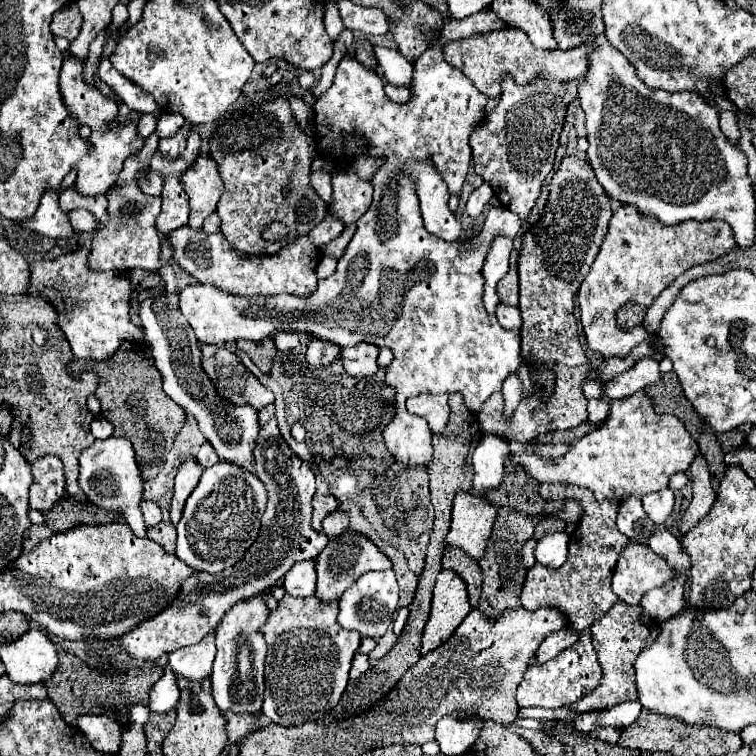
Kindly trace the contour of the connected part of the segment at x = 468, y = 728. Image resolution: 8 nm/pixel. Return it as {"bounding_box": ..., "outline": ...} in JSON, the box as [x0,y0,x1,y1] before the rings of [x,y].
{"bounding_box":[435,715,485,755],"outline":[[[477,715],[443,717],[435,729],[435,741],[443,755],[463,755],[481,735],[485,721]]]}

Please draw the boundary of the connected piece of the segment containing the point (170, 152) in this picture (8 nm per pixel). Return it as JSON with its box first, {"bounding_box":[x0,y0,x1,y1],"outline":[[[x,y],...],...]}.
{"bounding_box":[159,123,189,161],"outline":[[[189,123],[177,133],[177,135],[173,135],[173,137],[169,137],[169,139],[161,139],[159,141],[159,155],[161,157],[167,157],[169,161],[173,161],[175,157],[181,157],[181,153],[185,151],[185,141],[187,141],[187,133],[189,133]]]}

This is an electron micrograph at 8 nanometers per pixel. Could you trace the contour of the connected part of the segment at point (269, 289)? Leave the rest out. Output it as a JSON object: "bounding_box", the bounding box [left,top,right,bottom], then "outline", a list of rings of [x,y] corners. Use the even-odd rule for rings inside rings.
{"bounding_box":[167,225,321,297],"outline":[[[189,225],[175,229],[167,235],[167,241],[173,247],[173,261],[185,269],[189,275],[193,275],[199,283],[211,283],[217,289],[241,295],[241,297],[255,297],[255,295],[277,295],[277,293],[289,293],[297,297],[309,297],[317,289],[317,275],[315,267],[321,259],[321,251],[309,241],[309,237],[299,237],[293,245],[287,245],[277,255],[245,255],[239,253],[223,233],[205,233],[193,231]]]}

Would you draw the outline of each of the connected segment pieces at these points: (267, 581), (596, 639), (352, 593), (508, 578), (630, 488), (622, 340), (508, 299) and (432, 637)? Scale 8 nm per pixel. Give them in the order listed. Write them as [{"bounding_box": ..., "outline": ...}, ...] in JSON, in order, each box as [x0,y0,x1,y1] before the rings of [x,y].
[{"bounding_box":[117,417,329,661],"outline":[[[273,417],[265,427],[261,427],[259,431],[259,437],[257,437],[257,447],[255,447],[255,471],[253,471],[265,485],[267,489],[267,509],[263,513],[263,519],[261,519],[261,531],[259,531],[259,537],[257,541],[247,549],[245,557],[233,565],[233,569],[225,569],[221,573],[215,573],[215,575],[207,575],[207,573],[193,573],[189,579],[185,579],[181,585],[179,585],[179,593],[177,597],[161,611],[157,613],[155,617],[135,625],[131,631],[123,633],[119,639],[117,639],[117,645],[131,657],[131,659],[141,659],[141,661],[157,661],[161,655],[169,655],[173,653],[175,649],[179,647],[185,647],[185,645],[193,645],[197,641],[201,641],[203,637],[211,635],[217,627],[217,621],[223,617],[223,613],[227,609],[231,609],[231,605],[237,601],[237,599],[245,599],[245,597],[253,597],[261,591],[265,591],[269,585],[277,583],[279,579],[285,577],[285,573],[299,561],[311,561],[315,559],[327,545],[329,537],[321,531],[315,531],[311,527],[311,501],[313,501],[313,495],[315,495],[315,473],[311,471],[311,467],[301,461],[299,457],[295,457],[291,453],[291,449],[287,447],[287,443],[283,441],[283,437],[279,435],[279,429],[277,429],[277,419]]]},{"bounding_box":[569,601,659,711],"outline":[[[617,601],[601,619],[597,619],[591,627],[593,633],[593,645],[599,655],[599,663],[603,667],[603,679],[601,685],[585,695],[585,699],[569,705],[575,711],[593,711],[593,709],[605,709],[605,707],[615,707],[623,701],[633,701],[637,699],[637,685],[635,685],[635,661],[639,653],[655,641],[659,635],[659,623],[653,621],[649,615],[643,613],[639,605],[631,607],[623,601]]]},{"bounding_box":[337,571,399,639],"outline":[[[393,571],[365,573],[341,595],[337,623],[343,629],[359,631],[361,637],[379,639],[385,635],[387,625],[393,621],[393,615],[397,611],[397,599],[399,599],[399,587],[397,587],[397,579]]]},{"bounding_box":[479,509,541,621],"outline":[[[499,509],[497,521],[493,525],[493,535],[487,545],[487,553],[481,557],[479,565],[483,571],[483,587],[481,587],[481,599],[479,599],[479,611],[487,615],[489,621],[497,621],[499,615],[507,613],[509,609],[521,607],[519,595],[525,583],[527,569],[521,561],[521,547],[533,537],[533,529],[539,523],[541,517],[525,517],[523,513],[511,511],[511,509]]]},{"bounding_box":[509,391,699,503],"outline":[[[639,391],[627,399],[611,401],[611,413],[605,419],[605,423],[599,429],[581,437],[579,441],[569,443],[569,451],[565,455],[555,457],[555,459],[545,459],[537,453],[523,451],[523,453],[511,453],[509,461],[513,465],[519,465],[521,469],[525,469],[539,483],[569,483],[569,485],[577,485],[577,487],[587,487],[595,493],[597,501],[623,503],[631,495],[643,497],[647,493],[665,489],[671,475],[675,475],[679,471],[687,471],[697,453],[699,453],[699,445],[691,437],[691,433],[685,429],[685,423],[681,419],[677,419],[675,415],[655,413],[645,391]]]},{"bounding_box":[577,205,737,357],"outline":[[[621,205],[619,211],[613,213],[611,221],[609,221],[609,233],[599,249],[599,255],[595,257],[593,265],[591,265],[591,273],[583,279],[577,299],[579,299],[579,309],[581,309],[581,325],[587,337],[587,345],[593,351],[599,351],[603,357],[625,357],[629,355],[629,351],[639,345],[648,335],[646,329],[636,327],[636,332],[625,332],[617,327],[615,323],[615,313],[617,309],[621,309],[621,305],[625,303],[639,303],[639,305],[651,305],[655,301],[655,297],[667,289],[681,273],[685,273],[687,269],[699,265],[699,263],[707,263],[707,261],[715,261],[723,255],[727,255],[729,251],[733,251],[737,247],[733,231],[729,227],[729,223],[725,221],[685,221],[679,225],[659,225],[657,221],[653,221],[653,217],[641,217],[637,213],[637,209],[633,209],[633,205]]]},{"bounding_box":[497,249,519,307],"outline":[[[513,249],[511,253],[511,265],[509,265],[509,271],[507,275],[497,283],[497,295],[499,295],[499,301],[501,303],[507,303],[507,305],[513,305],[517,307],[517,299],[519,299],[519,277],[517,277],[517,257],[519,253]]]},{"bounding_box":[421,571,471,655],"outline":[[[441,571],[433,589],[431,613],[421,637],[421,655],[437,649],[469,615],[471,605],[467,601],[467,589],[461,577],[451,571]]]}]

